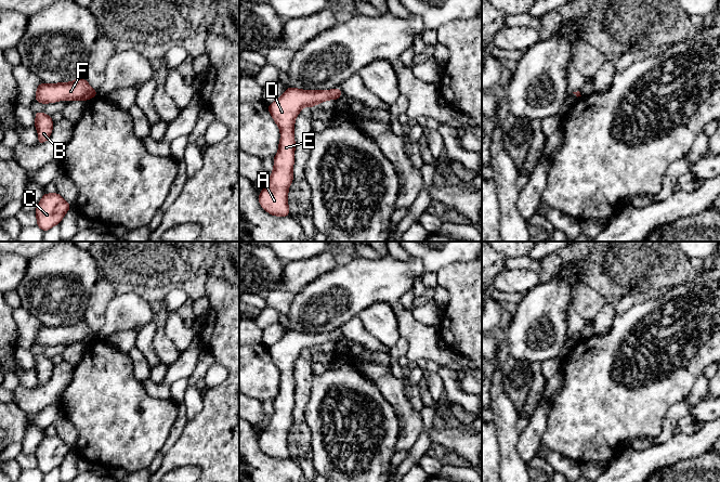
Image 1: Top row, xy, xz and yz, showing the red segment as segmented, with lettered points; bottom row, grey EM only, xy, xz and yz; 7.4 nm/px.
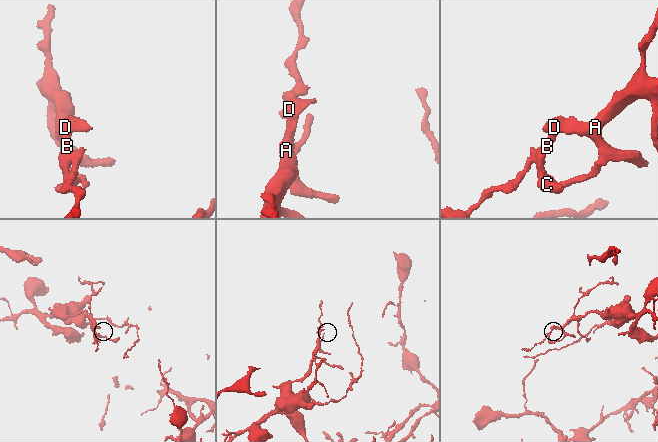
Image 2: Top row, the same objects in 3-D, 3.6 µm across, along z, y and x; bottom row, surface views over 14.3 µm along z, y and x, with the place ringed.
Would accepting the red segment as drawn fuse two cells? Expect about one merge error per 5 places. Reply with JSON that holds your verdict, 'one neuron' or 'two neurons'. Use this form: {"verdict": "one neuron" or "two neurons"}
{"verdict": "one neuron"}

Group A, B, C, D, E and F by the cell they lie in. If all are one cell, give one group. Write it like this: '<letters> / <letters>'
A B C D E F

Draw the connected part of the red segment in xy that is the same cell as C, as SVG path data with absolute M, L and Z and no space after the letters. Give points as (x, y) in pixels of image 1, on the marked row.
M44 192L35 210L37 216L37 226L45 232L54 225L60 224L65 213L71 207L73 206L66 203L57 192L54 194Z

